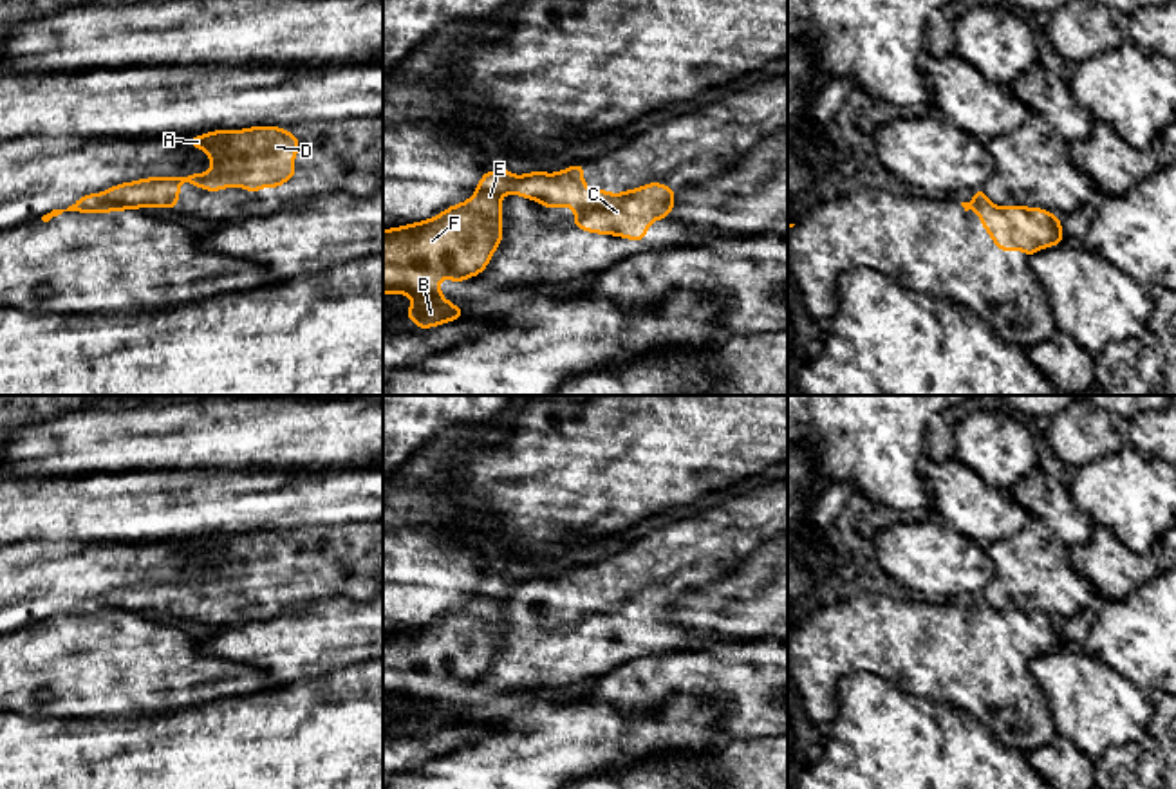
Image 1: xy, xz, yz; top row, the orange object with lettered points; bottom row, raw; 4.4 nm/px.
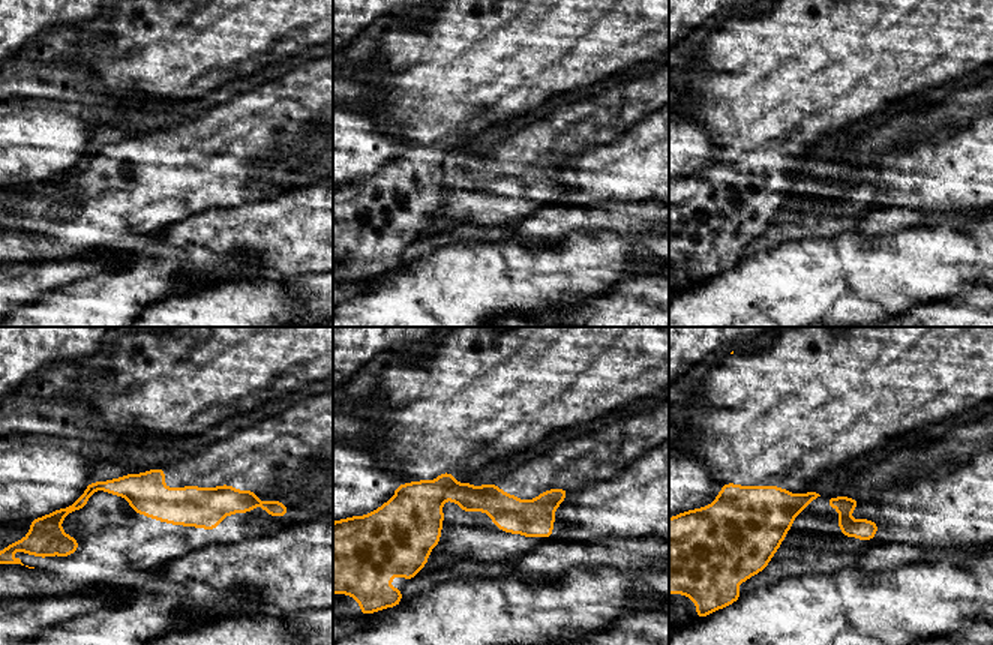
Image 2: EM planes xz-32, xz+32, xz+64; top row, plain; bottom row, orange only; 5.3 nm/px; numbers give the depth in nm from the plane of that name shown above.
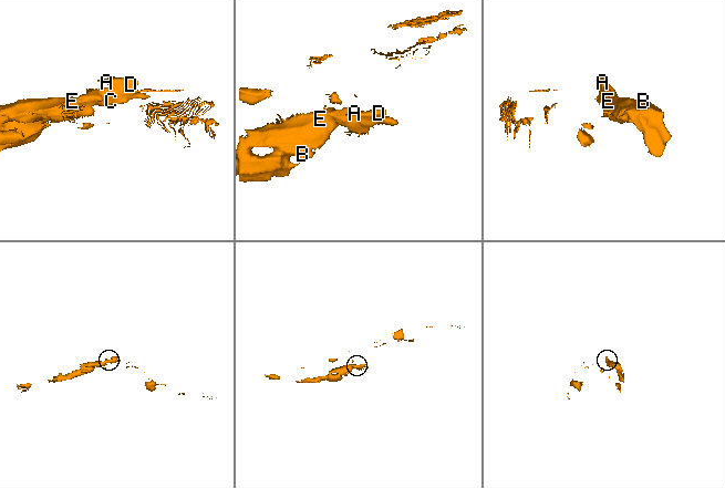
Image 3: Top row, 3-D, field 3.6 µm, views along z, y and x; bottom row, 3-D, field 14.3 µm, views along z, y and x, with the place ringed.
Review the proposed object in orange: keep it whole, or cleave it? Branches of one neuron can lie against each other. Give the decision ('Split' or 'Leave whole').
Split

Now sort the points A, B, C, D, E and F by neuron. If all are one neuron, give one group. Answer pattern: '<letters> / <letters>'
A C D / B E F

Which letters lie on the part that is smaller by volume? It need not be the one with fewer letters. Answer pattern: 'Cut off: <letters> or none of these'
Cut off: A, C, D

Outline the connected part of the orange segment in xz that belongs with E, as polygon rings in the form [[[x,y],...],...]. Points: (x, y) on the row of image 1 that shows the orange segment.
[[[508,166],[491,172],[486,170],[475,184],[471,199],[446,208],[443,213],[399,227],[383,229],[383,292],[408,294],[412,307],[405,311],[406,320],[415,321],[415,329],[430,329],[464,316],[462,305],[452,305],[441,296],[439,278],[450,278],[461,283],[466,278],[479,276],[491,260],[504,238],[500,199],[513,193],[511,181],[524,175],[511,175]]]

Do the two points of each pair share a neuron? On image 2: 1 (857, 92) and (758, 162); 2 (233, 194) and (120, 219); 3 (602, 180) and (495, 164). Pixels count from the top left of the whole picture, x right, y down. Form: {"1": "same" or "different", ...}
{"1": "same", "2": "same", "3": "different"}

